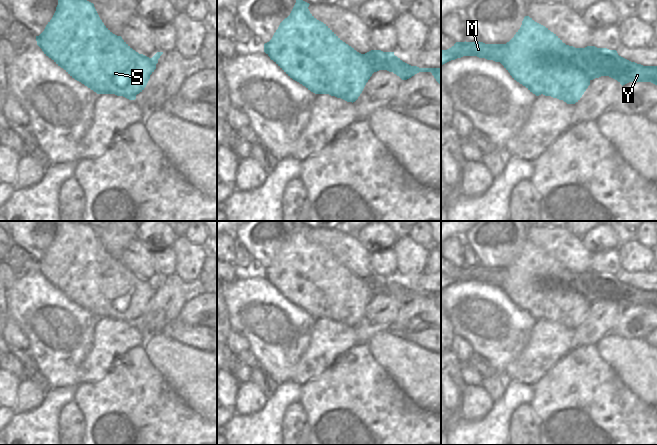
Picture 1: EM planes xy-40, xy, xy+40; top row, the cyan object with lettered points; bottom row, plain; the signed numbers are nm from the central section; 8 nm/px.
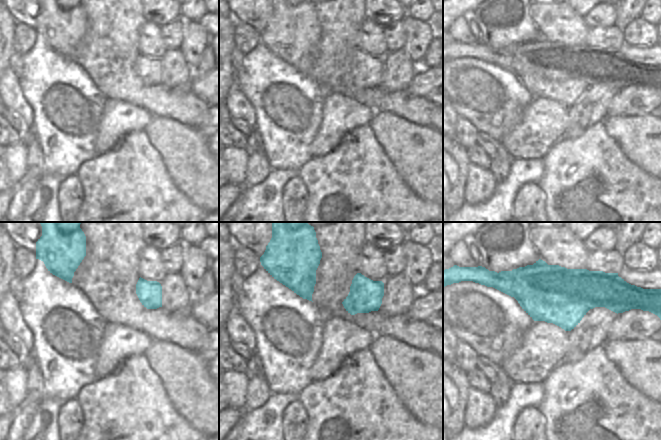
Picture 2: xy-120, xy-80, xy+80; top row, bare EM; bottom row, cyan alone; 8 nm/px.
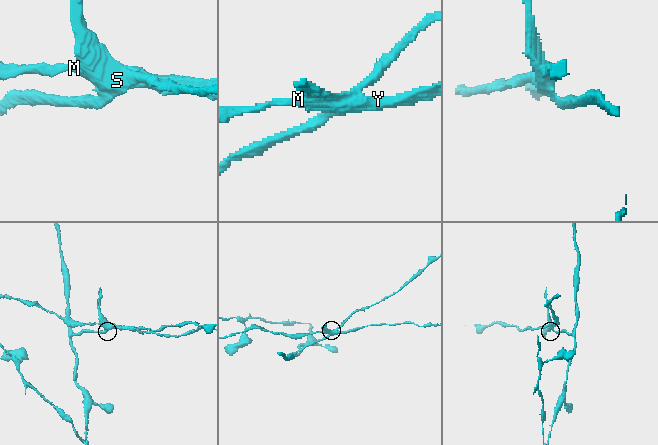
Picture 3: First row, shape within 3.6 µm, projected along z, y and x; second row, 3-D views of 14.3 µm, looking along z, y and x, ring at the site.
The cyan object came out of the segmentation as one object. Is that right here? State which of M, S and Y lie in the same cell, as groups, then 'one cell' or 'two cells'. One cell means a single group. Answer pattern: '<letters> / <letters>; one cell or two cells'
M Y / S; two cells

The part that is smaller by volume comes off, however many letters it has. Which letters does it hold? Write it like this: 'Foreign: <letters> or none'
Foreign: M, Y

